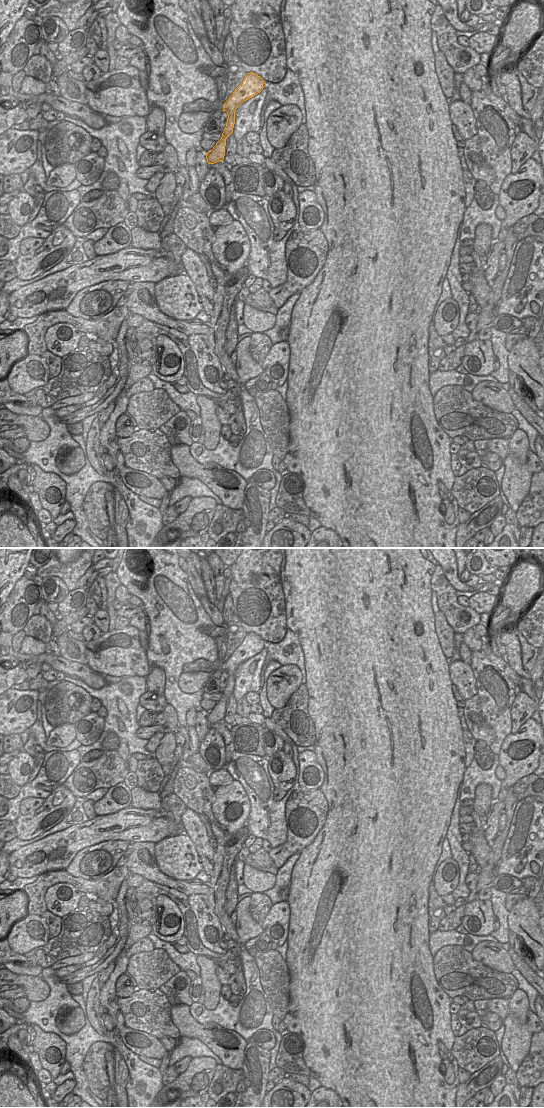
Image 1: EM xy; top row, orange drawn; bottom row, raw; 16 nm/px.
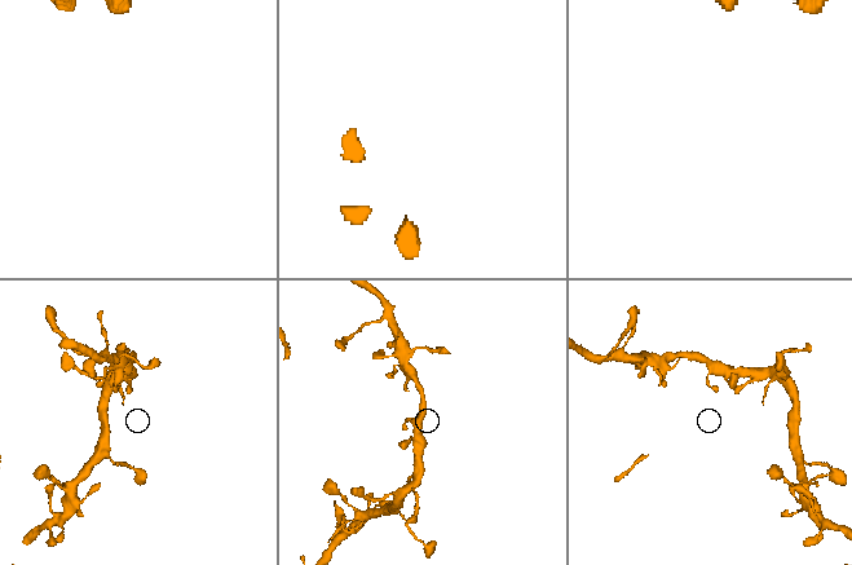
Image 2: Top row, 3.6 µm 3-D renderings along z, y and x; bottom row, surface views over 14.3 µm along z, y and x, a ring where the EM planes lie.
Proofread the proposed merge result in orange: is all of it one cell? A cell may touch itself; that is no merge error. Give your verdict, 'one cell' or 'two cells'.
one cell

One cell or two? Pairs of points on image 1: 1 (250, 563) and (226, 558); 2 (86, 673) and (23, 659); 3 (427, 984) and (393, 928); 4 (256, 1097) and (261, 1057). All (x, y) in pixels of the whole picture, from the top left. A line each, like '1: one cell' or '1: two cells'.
1: two cells
2: one cell
3: one cell
4: one cell

